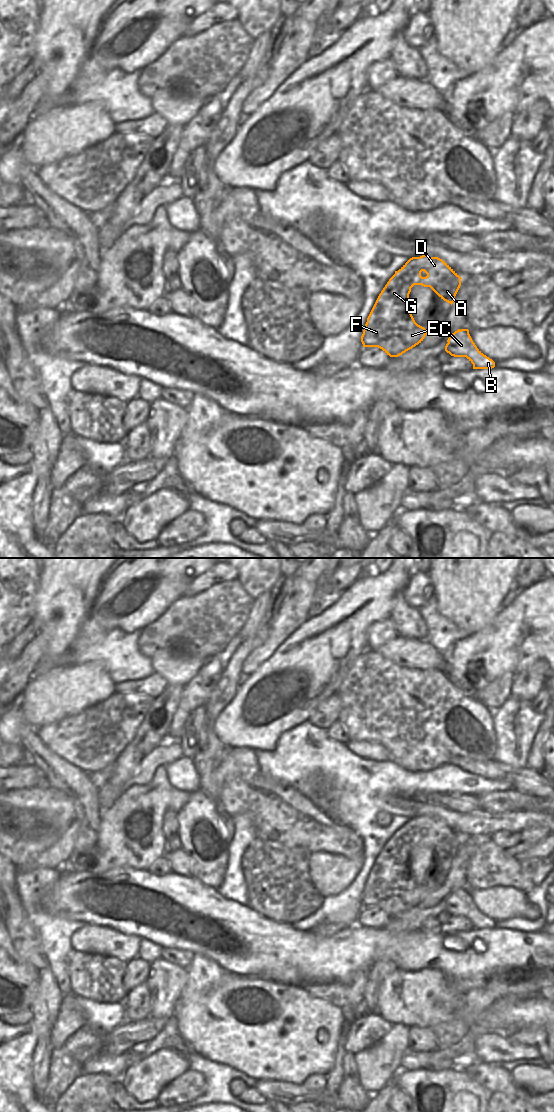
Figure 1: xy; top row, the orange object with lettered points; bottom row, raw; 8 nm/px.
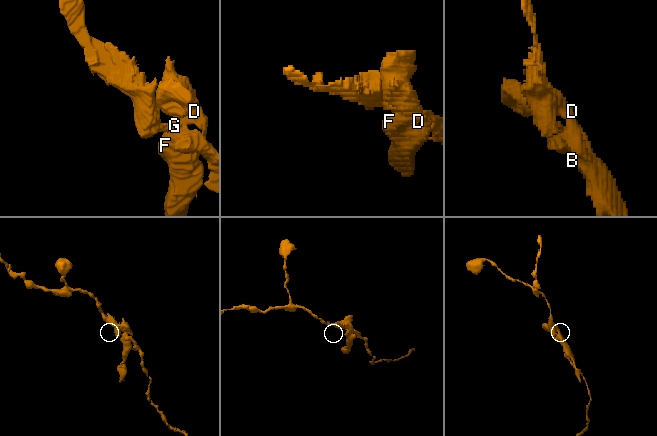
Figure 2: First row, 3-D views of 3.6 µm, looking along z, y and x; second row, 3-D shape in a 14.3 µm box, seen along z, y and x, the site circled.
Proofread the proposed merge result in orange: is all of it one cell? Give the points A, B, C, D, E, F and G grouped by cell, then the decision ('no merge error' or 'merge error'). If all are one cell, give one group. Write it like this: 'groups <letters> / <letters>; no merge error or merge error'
groups A D E F G / B C; merge error

